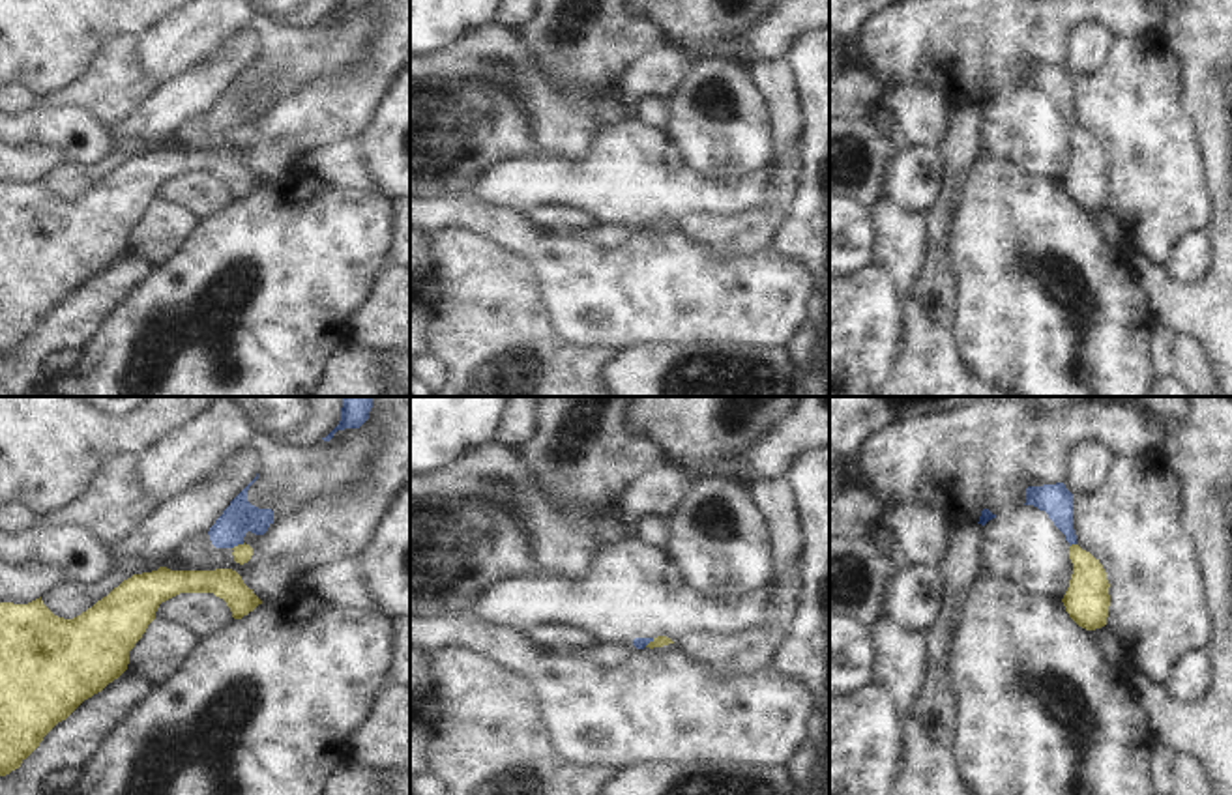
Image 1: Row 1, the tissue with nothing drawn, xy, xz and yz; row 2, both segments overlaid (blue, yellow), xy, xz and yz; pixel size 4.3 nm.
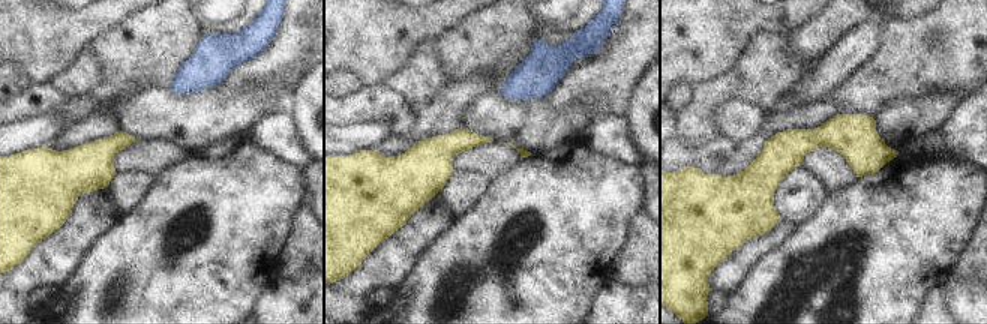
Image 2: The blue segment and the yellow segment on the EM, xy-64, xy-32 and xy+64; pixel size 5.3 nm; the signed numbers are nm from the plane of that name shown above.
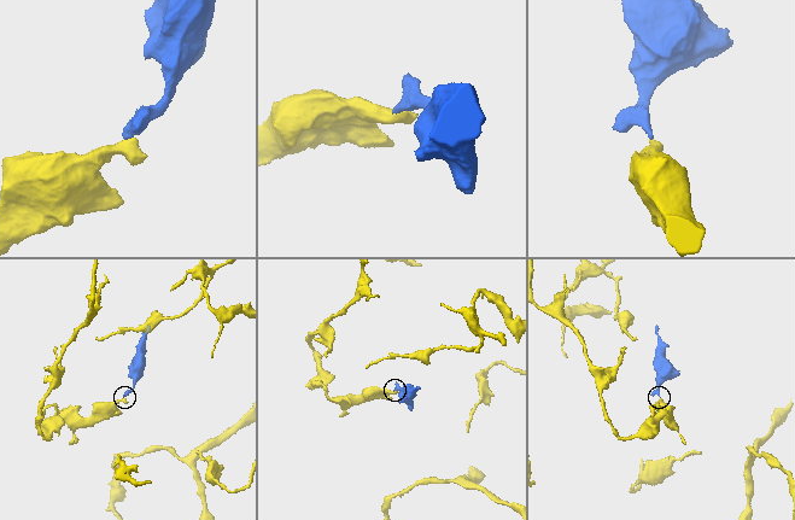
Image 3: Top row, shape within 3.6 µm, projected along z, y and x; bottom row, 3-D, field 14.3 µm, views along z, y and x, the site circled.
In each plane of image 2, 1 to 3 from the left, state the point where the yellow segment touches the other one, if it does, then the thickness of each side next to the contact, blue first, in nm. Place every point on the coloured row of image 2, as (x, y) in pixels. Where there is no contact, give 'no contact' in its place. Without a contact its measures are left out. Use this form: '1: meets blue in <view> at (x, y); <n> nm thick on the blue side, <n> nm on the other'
1: no contact
2: no contact
3: no contact

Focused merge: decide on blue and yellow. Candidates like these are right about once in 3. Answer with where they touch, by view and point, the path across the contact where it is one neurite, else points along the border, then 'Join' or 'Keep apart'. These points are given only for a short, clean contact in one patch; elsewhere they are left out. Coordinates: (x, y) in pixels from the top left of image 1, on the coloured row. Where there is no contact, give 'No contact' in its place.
Touches blue at xy (238, 543). Boundary: xy (244, 543), (233, 549). Keep apart.

